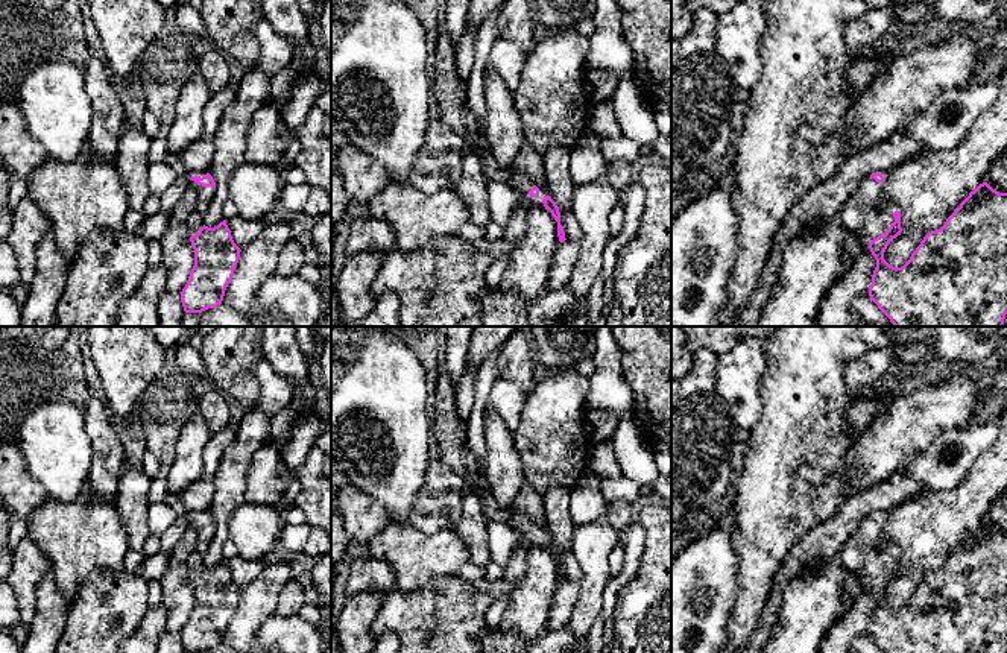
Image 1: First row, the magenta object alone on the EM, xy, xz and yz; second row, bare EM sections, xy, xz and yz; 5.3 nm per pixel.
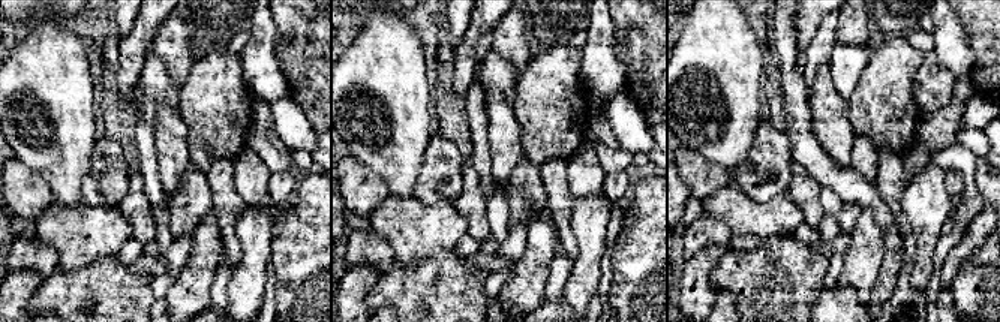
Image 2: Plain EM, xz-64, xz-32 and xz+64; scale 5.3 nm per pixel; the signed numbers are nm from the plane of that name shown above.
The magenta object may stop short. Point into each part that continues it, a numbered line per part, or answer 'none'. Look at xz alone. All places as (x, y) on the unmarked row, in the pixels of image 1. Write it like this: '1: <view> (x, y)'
1: xz (520, 523)

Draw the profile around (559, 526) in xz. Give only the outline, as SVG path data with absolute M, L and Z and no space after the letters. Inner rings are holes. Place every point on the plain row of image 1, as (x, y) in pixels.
M551 486L544 494L545 536L550 536L560 553L565 579L580 583L582 571L573 554L574 522L571 519L571 489Z

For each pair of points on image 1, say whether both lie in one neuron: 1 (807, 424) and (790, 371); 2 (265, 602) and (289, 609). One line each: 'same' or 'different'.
1: same
2: different

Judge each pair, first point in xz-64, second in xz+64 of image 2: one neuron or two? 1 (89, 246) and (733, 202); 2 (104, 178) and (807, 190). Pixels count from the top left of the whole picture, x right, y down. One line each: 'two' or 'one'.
1: one
2: two

